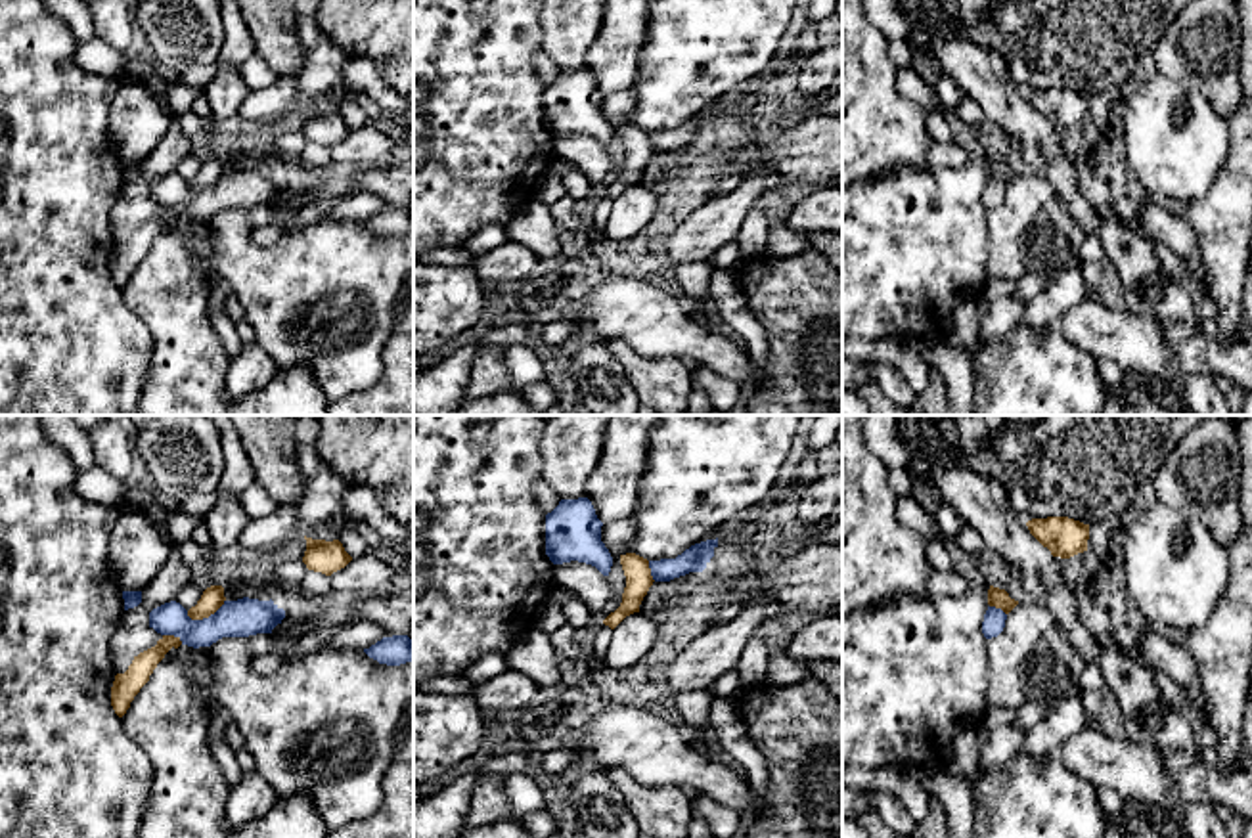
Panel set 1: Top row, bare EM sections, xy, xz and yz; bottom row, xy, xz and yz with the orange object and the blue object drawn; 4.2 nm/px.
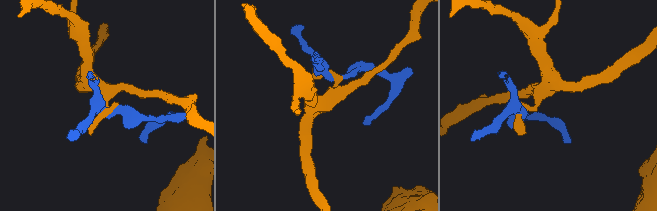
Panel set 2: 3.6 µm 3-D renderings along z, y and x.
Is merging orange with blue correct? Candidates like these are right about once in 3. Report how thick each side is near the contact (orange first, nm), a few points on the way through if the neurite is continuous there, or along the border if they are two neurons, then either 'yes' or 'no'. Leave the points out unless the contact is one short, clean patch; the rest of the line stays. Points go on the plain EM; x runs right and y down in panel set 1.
100 nm thick on the orange side, 160 nm on the other; border along xy (224, 171), (207, 188), (190, 190), (186, 186); no

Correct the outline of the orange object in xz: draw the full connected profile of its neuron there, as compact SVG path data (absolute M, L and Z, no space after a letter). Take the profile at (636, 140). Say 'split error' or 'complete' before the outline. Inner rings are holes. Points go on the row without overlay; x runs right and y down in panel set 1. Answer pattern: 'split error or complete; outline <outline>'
complete; outline M626 124L620 126L620 136L626 147L626 159L620 178L603 191L611 201L615 201L626 187L639 184L639 176L655 153L647 130L636 124Z

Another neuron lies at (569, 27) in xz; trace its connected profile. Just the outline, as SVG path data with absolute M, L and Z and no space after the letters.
M544 0L542 50L561 71L586 69L607 0Z

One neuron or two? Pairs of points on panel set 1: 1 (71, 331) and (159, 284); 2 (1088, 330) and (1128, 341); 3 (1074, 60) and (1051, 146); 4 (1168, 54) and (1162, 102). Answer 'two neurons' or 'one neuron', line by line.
1: two neurons
2: one neuron
3: two neurons
4: two neurons

